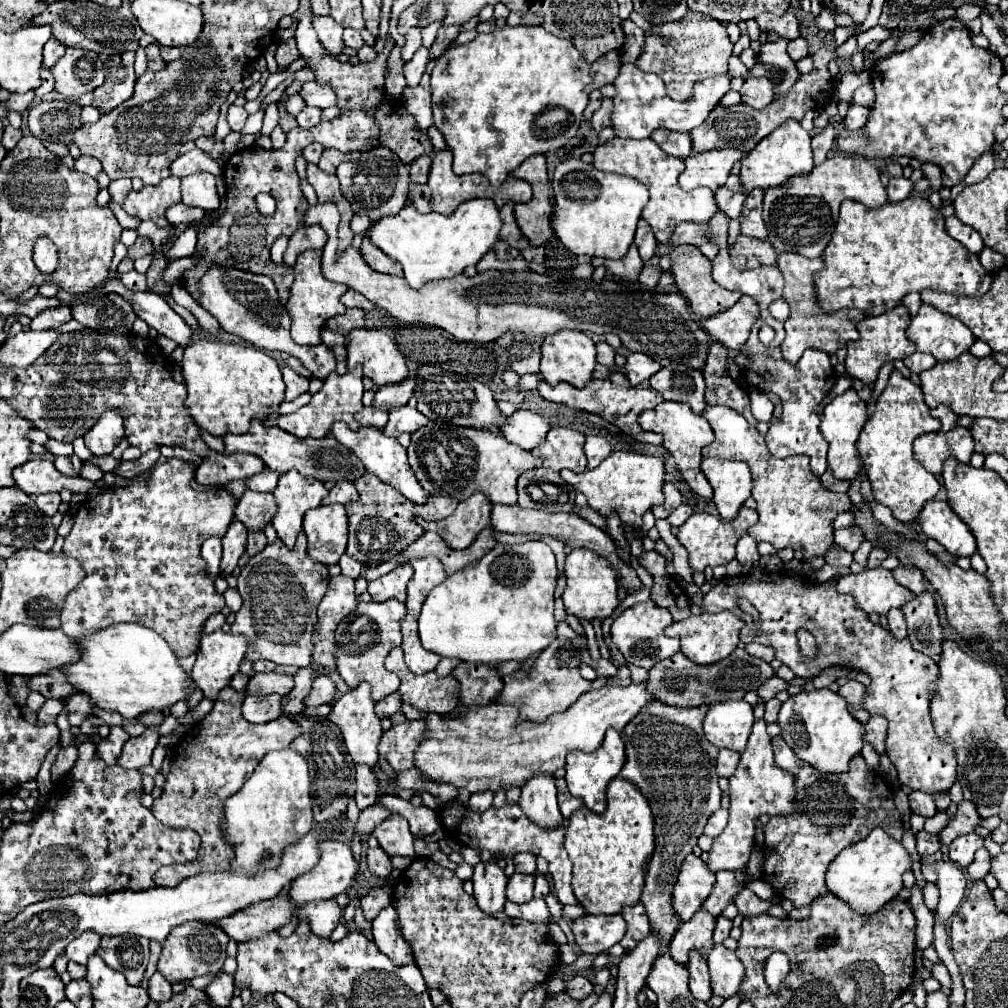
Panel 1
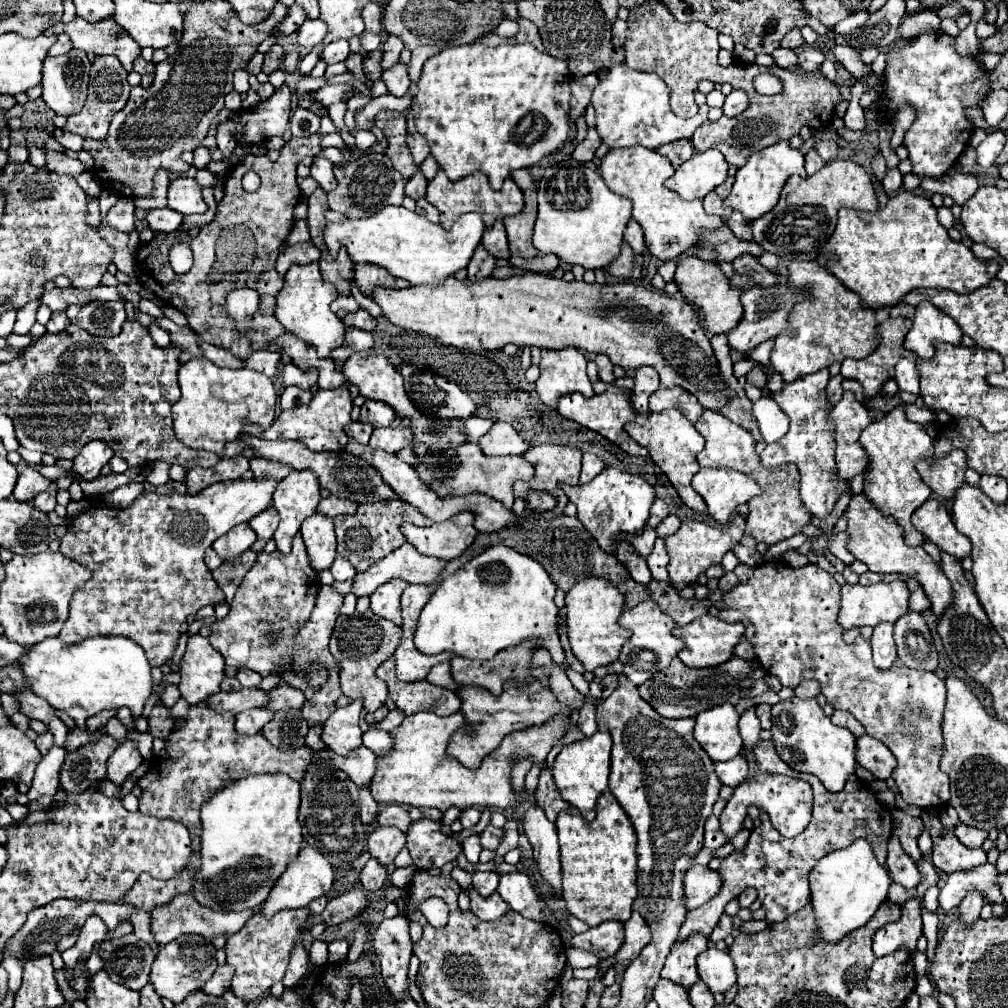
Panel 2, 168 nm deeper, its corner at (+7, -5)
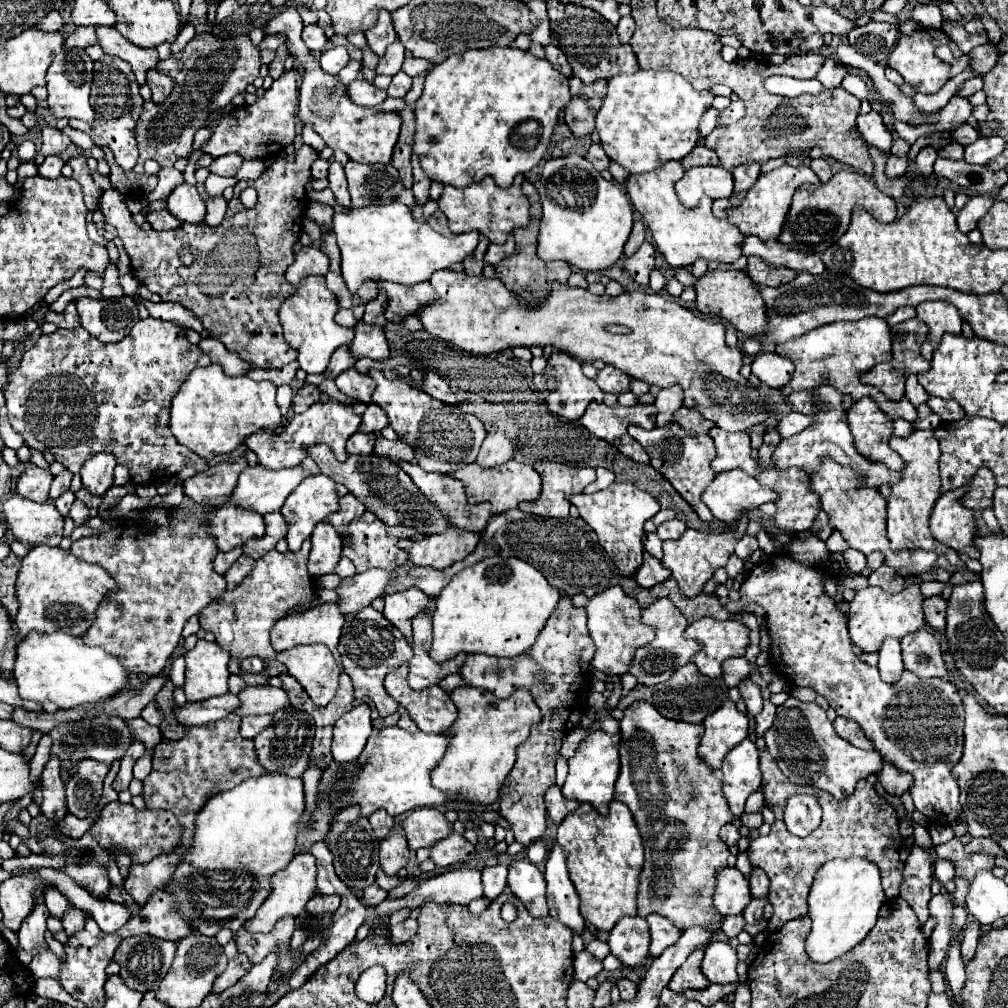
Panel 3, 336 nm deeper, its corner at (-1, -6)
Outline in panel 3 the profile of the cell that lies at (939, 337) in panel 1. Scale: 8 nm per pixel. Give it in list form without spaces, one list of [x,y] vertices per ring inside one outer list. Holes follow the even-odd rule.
[[[922,302],[920,306],[916,306],[918,318],[926,322],[928,326],[928,338],[924,340],[920,352],[926,360],[932,360],[932,352],[938,348],[940,344],[940,336],[942,334],[960,334],[962,332],[962,318],[956,310],[954,304],[948,302]]]

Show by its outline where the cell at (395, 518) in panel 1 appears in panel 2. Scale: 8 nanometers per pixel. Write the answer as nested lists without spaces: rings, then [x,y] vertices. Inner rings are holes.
[[[384,501],[372,505],[358,505],[356,515],[340,515],[334,519],[336,537],[338,537],[338,553],[348,559],[356,571],[366,571],[384,555],[390,555],[394,549],[404,545],[404,535],[400,533],[402,525],[402,501]]]

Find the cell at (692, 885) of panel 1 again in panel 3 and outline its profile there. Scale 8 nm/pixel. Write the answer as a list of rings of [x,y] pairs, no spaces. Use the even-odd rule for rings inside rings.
[[[722,868],[716,878],[716,886],[712,894],[714,908],[722,916],[740,914],[744,906],[750,902],[750,898],[752,896],[750,896],[748,880],[738,872],[738,868]]]

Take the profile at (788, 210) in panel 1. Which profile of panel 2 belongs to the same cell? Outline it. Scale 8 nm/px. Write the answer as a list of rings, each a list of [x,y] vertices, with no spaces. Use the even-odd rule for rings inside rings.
[[[832,161],[812,177],[790,177],[784,185],[778,205],[764,217],[752,221],[752,235],[768,253],[780,259],[814,261],[822,245],[832,237],[838,209],[852,207],[858,211],[876,211],[878,199],[870,175],[852,161]]]

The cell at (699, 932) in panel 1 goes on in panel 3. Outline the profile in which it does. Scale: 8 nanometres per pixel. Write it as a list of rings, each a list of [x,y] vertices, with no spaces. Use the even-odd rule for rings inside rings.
[[[696,948],[688,956],[688,960],[676,970],[676,974],[672,976],[668,988],[672,988],[674,992],[682,992],[682,990],[688,990],[688,988],[696,988],[696,990],[706,988],[710,982],[708,982],[708,978],[700,970],[702,956],[704,956],[704,950],[702,948]]]

